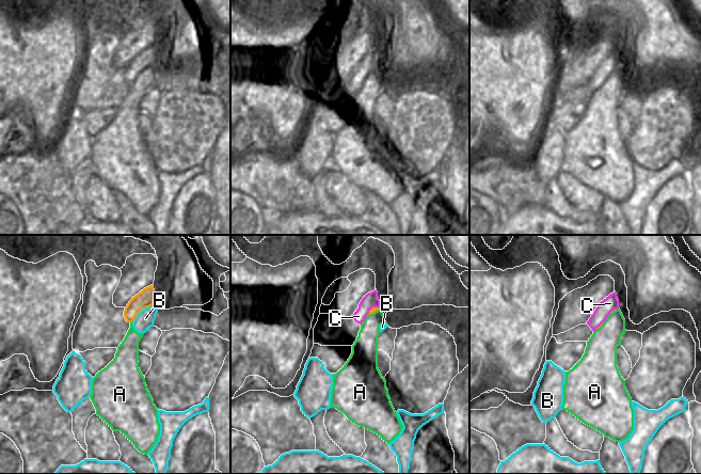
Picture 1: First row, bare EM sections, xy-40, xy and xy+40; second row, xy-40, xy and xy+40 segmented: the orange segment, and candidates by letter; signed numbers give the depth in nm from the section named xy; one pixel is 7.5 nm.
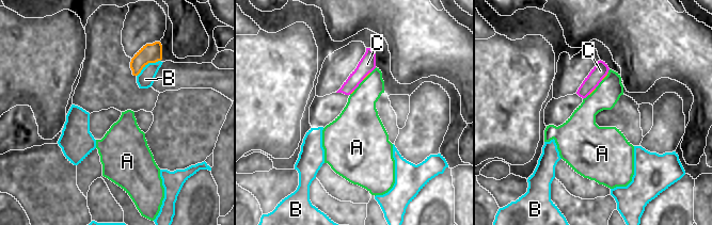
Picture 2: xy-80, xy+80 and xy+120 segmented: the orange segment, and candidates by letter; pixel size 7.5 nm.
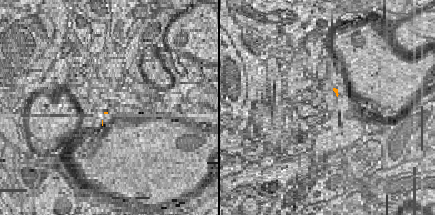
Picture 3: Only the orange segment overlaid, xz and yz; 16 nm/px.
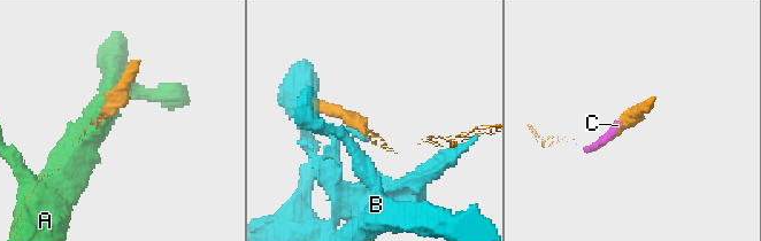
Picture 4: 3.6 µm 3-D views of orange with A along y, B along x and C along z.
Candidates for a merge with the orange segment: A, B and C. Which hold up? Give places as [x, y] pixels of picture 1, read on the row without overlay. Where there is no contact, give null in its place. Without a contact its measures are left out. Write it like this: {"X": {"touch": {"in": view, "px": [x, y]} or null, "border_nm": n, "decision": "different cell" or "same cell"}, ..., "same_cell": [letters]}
{"A": {"touch": {"in": "xy", "px": [373, 73]}, "border_nm": 120, "decision": "different cell"}, "B": {"touch": {"in": "xy-40", "px": [142, 69]}, "border_nm": 200, "decision": "different cell"}, "C": {"touch": {"in": "xy", "px": [371, 69]}, "border_nm": 120, "decision": "same cell"}, "same_cell": ["C"]}

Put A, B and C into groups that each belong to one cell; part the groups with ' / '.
A / B / C

